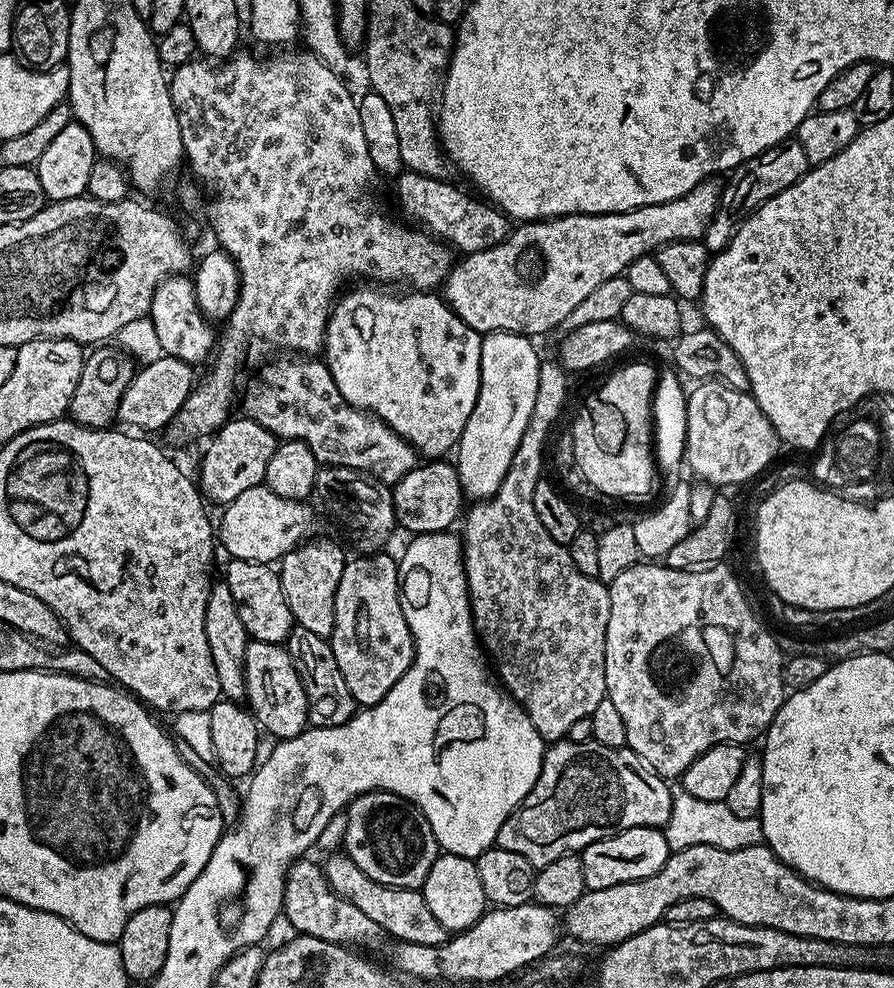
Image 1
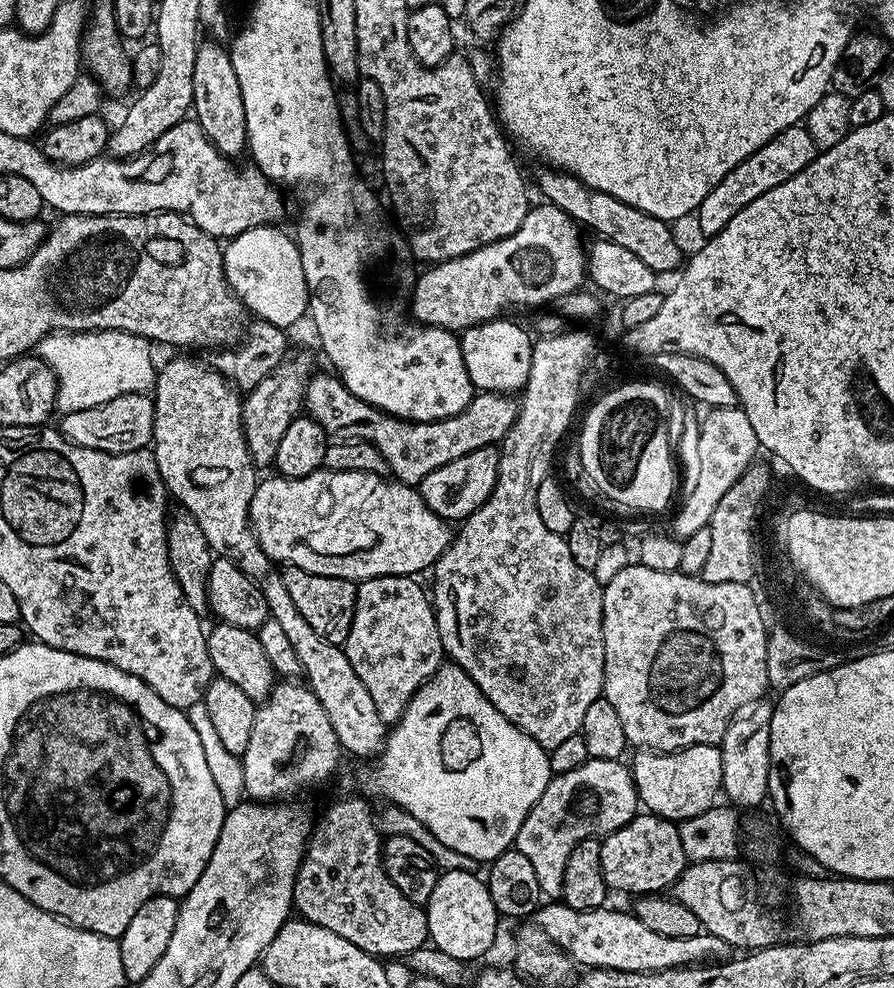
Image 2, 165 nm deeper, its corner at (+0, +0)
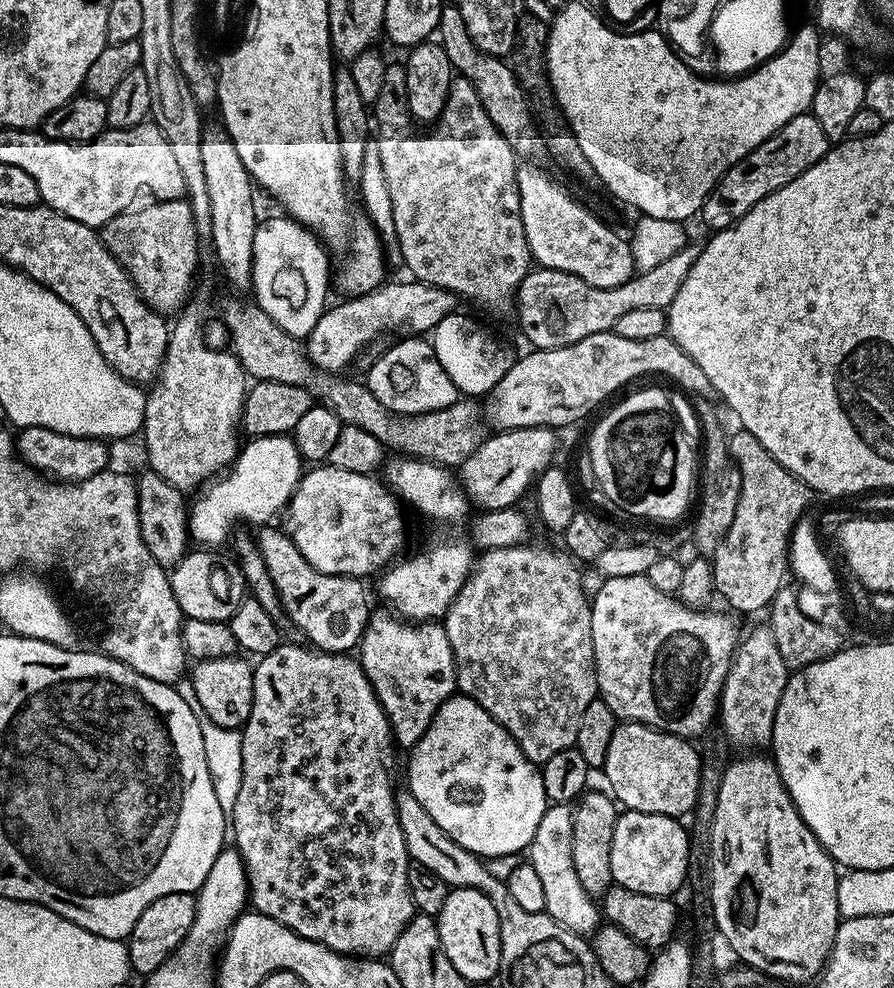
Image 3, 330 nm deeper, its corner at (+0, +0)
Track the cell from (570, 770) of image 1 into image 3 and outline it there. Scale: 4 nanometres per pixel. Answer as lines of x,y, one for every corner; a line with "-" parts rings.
552,804
542,814
542,822
538,822
538,830
534,830
534,838
526,849
526,856
534,866
546,894
544,911
554,918
554,922
566,926
566,930
587,937
601,927
602,912
597,905
596,908
592,905
595,904
593,897
582,890
582,882
570,878
573,842
572,808
567,804

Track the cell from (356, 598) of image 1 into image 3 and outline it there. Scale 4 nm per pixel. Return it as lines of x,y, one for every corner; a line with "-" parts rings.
373,611
368,617
368,625
358,645
358,659
378,702
388,715
388,725
392,727
392,738
404,750
411,750
426,734
434,714
457,691
456,663
450,646
450,638
446,638
446,630
440,622
409,622
397,618
391,611

